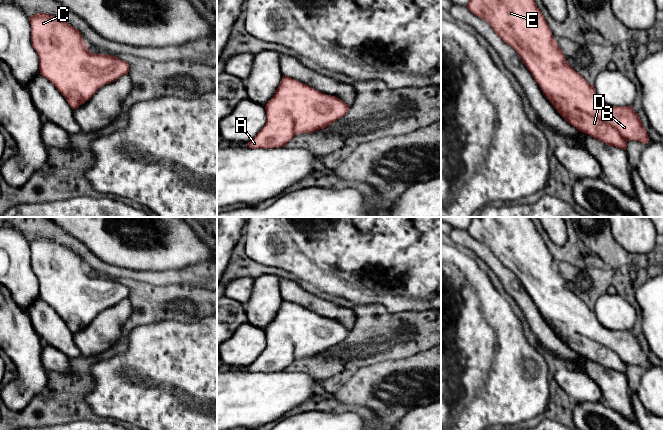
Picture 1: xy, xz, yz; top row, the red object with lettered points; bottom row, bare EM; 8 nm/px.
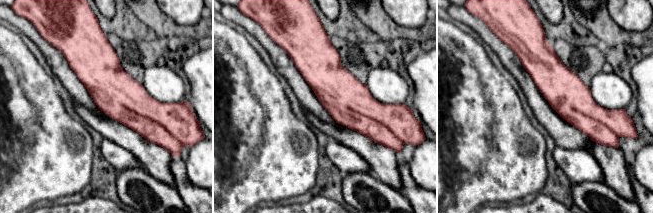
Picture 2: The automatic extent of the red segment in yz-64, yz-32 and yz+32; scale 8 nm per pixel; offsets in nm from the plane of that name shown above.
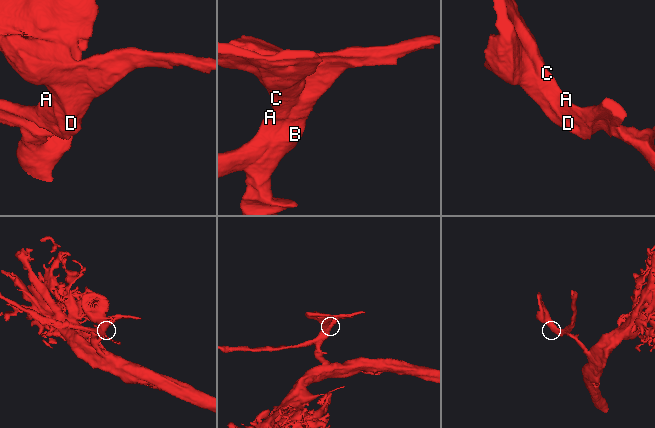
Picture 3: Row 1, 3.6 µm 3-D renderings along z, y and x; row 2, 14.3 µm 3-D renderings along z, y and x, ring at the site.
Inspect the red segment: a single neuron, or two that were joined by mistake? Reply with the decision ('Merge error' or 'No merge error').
No merge error

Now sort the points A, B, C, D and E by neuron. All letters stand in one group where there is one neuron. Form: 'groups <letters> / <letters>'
groups A B C D E

